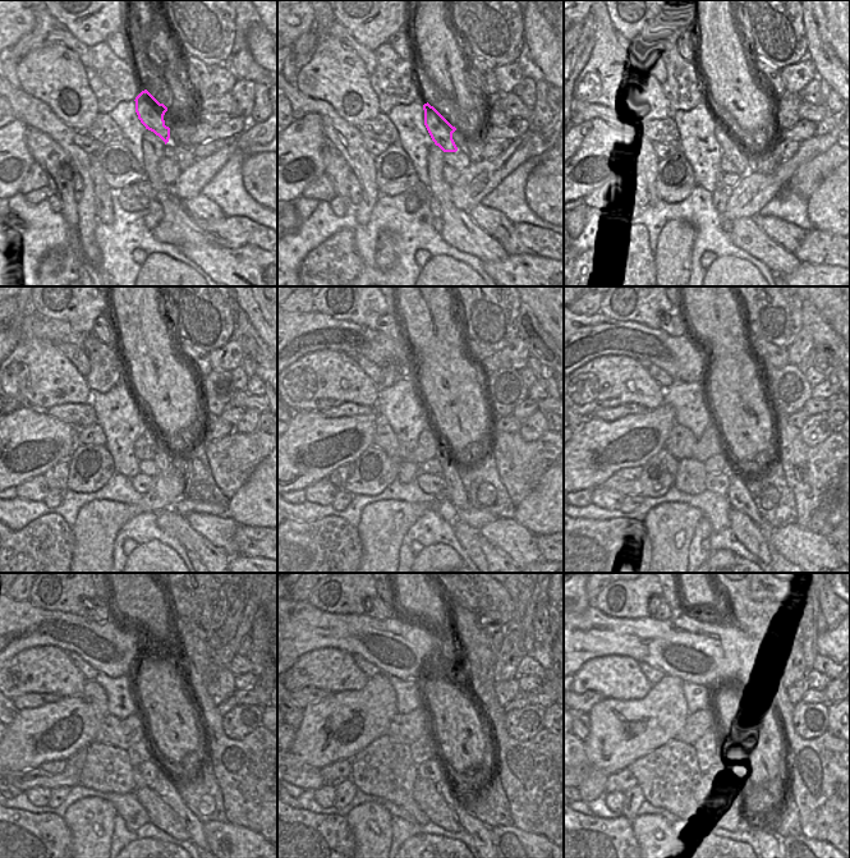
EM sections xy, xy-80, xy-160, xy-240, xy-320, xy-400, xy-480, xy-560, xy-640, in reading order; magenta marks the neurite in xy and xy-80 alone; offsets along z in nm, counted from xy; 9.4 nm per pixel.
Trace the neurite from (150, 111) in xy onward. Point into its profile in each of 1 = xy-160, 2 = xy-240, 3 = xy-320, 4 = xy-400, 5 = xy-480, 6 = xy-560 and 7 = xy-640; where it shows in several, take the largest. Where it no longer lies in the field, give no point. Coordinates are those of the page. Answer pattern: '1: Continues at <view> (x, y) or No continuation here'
1: Continues at xy-160 (733, 148)
2: Continues at xy-240 (156, 440)
3: Continues at xy-320 (454, 491)
4: Continues at xy-400 (738, 495)
5: Continues at xy-480 (166, 787)
6: Continues at xy-560 (455, 798)
7: Continues at xy-640 (762, 833)

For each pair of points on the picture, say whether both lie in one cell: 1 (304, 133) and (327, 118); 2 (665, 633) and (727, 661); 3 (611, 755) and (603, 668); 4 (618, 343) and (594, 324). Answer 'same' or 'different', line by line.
1: different
2: same
3: different
4: same

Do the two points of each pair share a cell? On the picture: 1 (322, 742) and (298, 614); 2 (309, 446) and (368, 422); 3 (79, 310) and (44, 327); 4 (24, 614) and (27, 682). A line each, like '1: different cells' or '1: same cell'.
1: different cells
2: same cell
3: different cells
4: different cells

